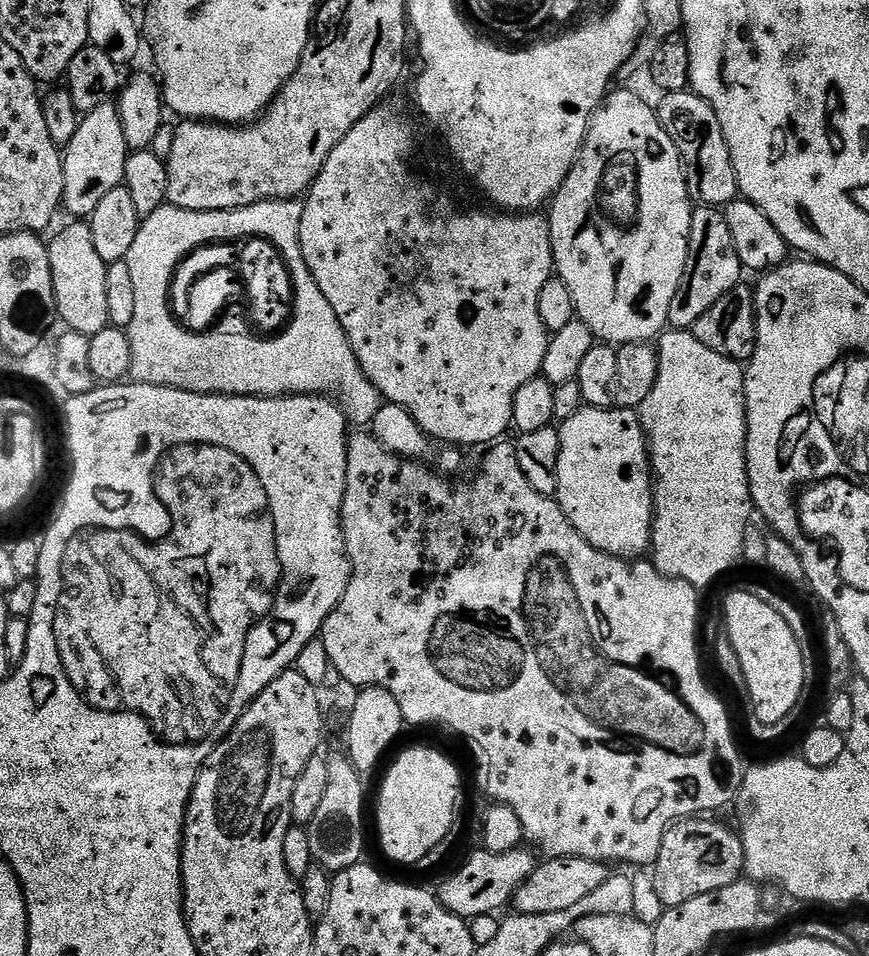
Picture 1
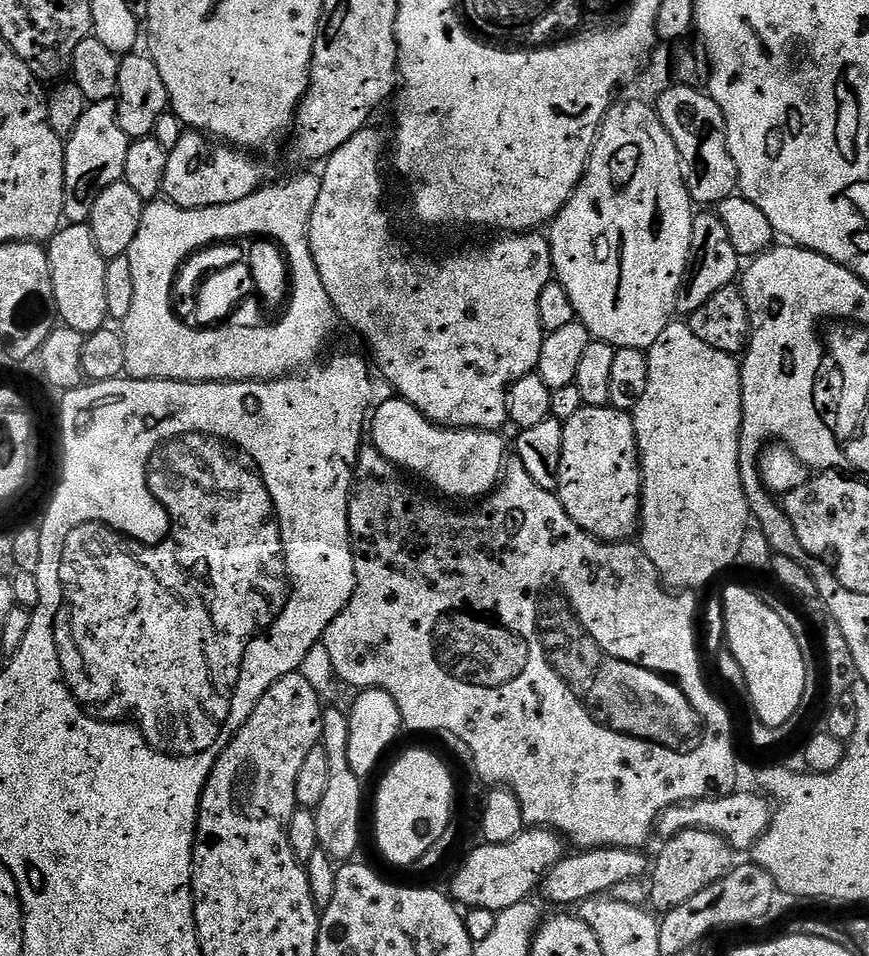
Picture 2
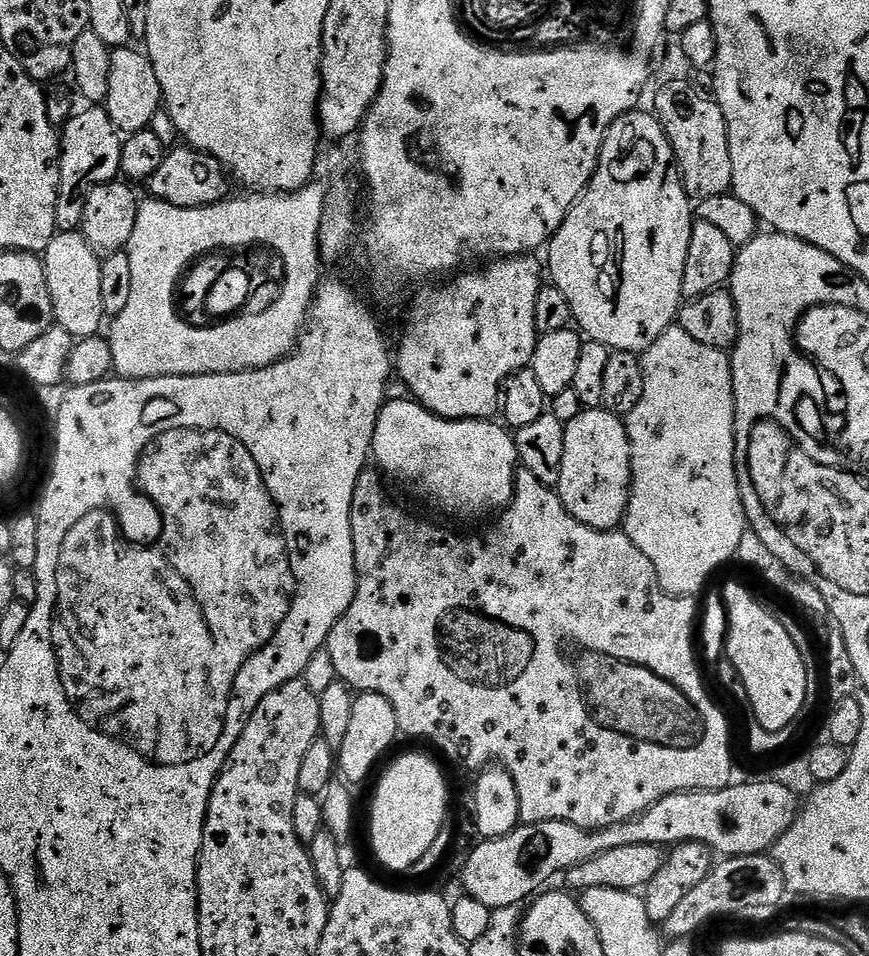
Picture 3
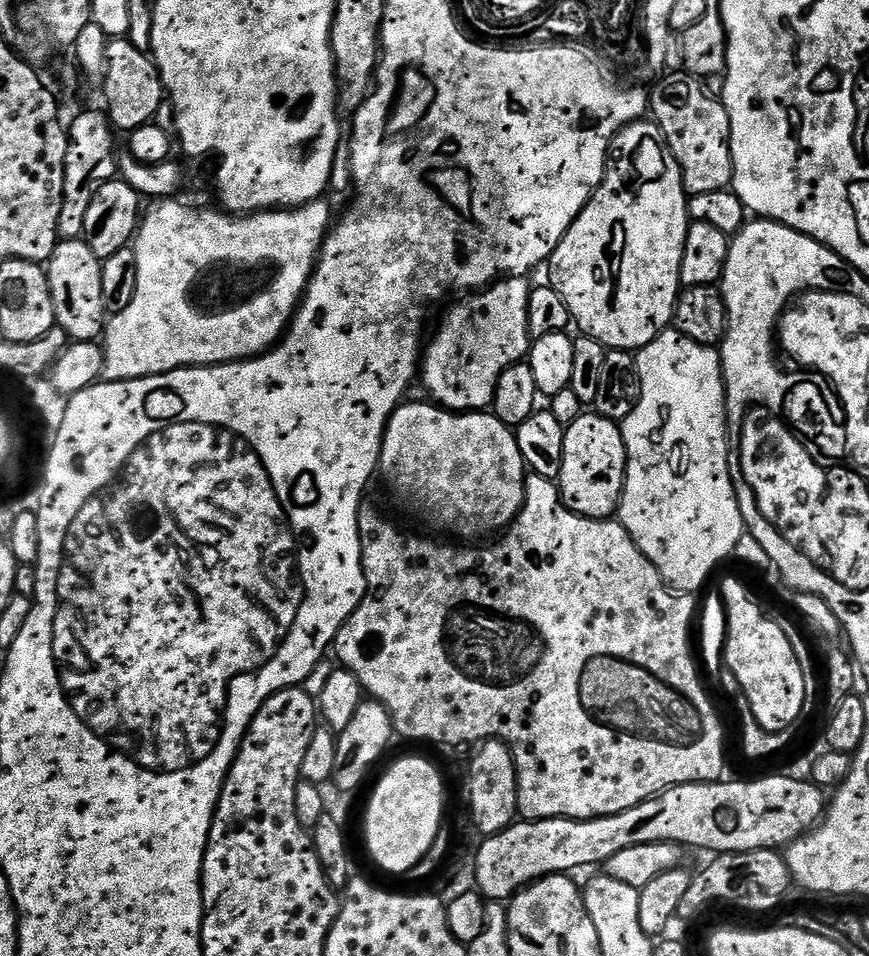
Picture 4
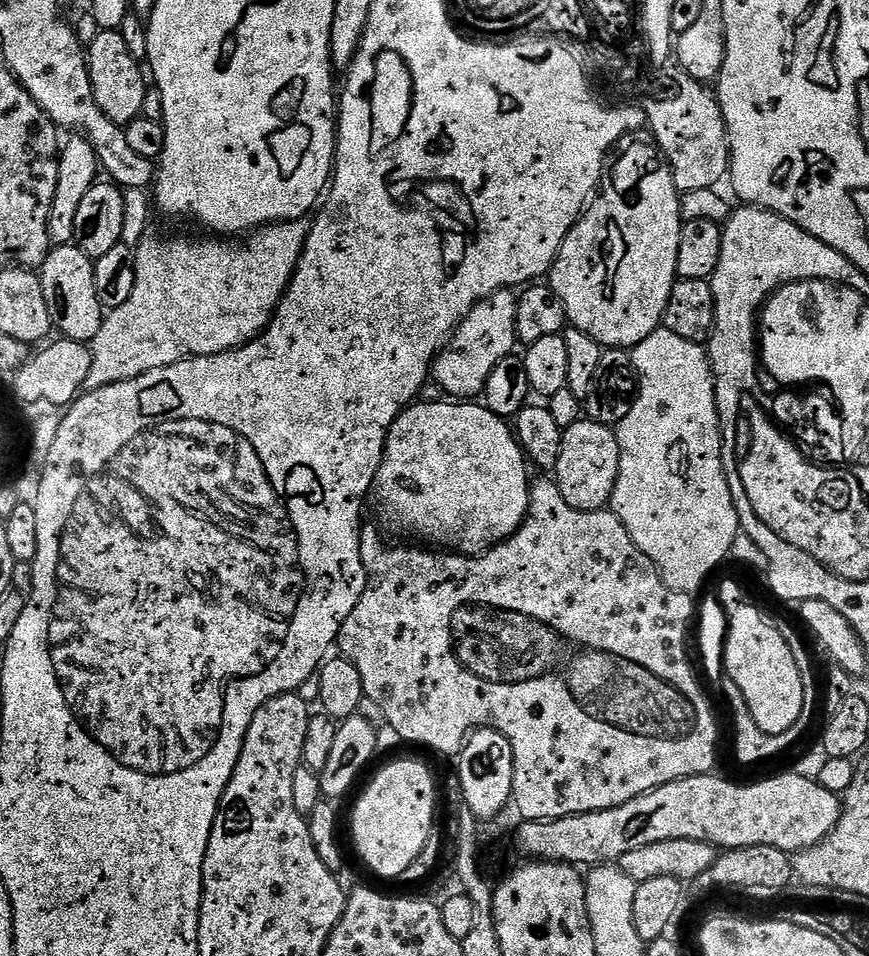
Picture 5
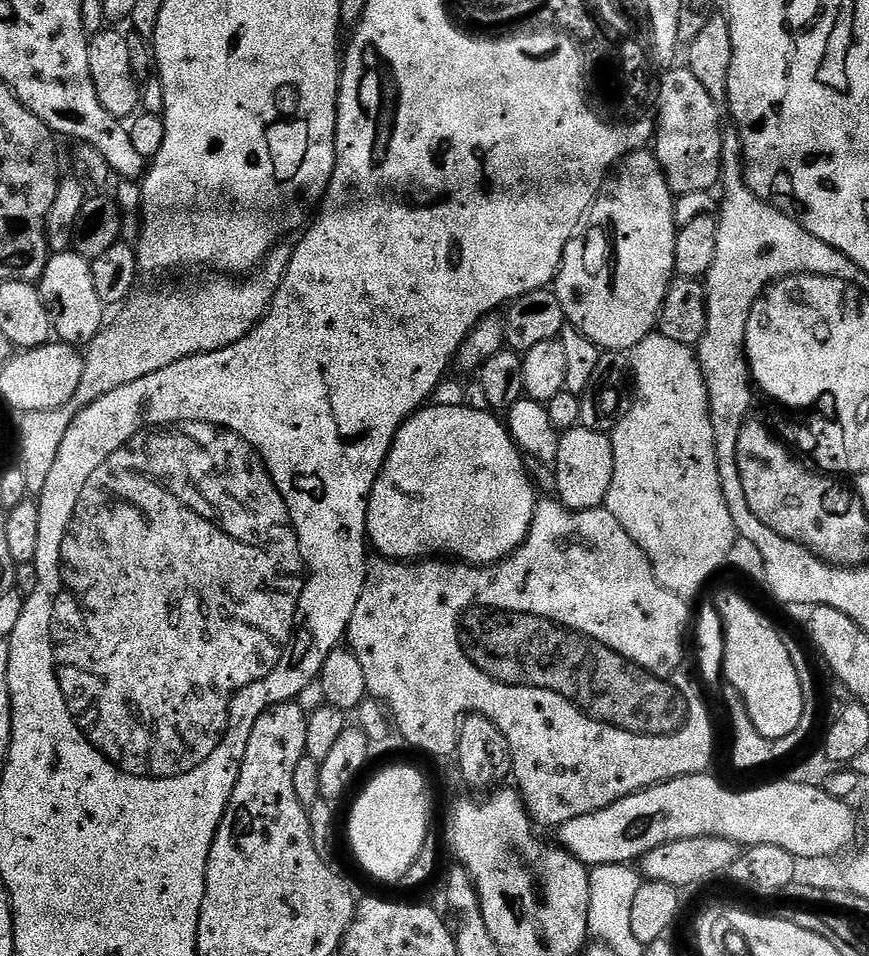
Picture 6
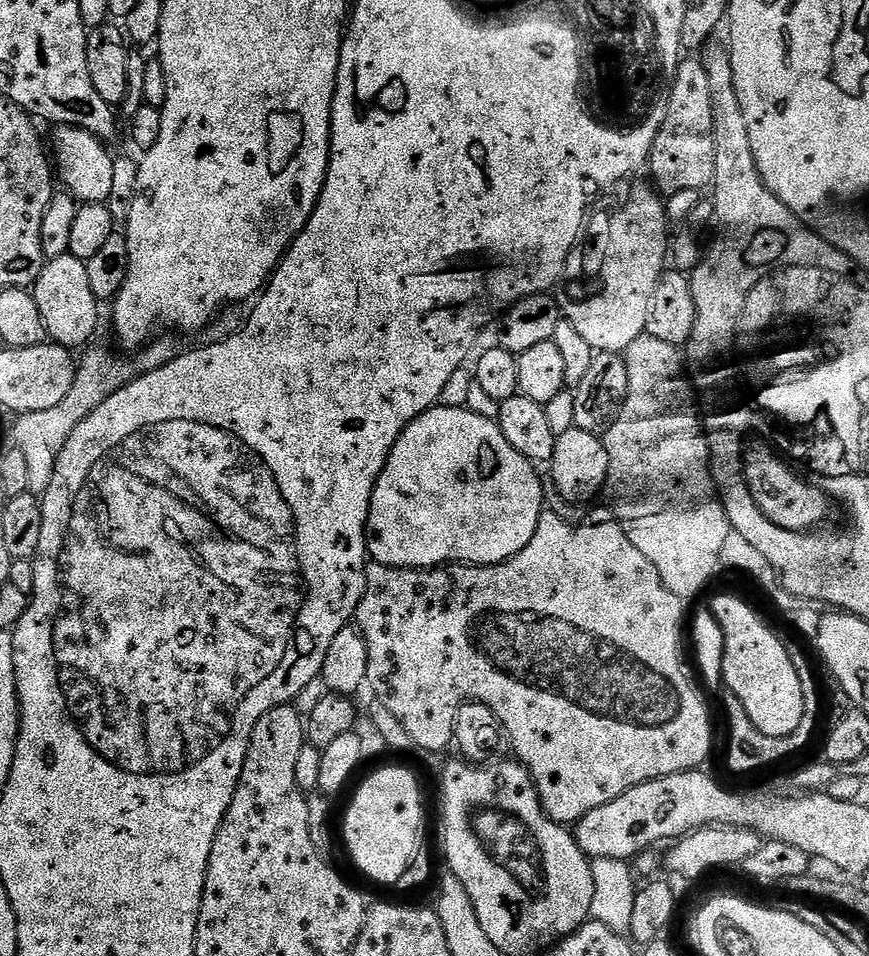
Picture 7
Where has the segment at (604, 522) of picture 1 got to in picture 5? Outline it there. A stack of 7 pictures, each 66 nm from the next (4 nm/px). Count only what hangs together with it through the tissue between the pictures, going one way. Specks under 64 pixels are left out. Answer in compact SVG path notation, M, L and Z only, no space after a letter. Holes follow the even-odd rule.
M581 418L574 426L564 429L562 454L558 454L554 479L570 506L583 512L599 512L612 503L619 465L620 447L615 431L609 425Z

